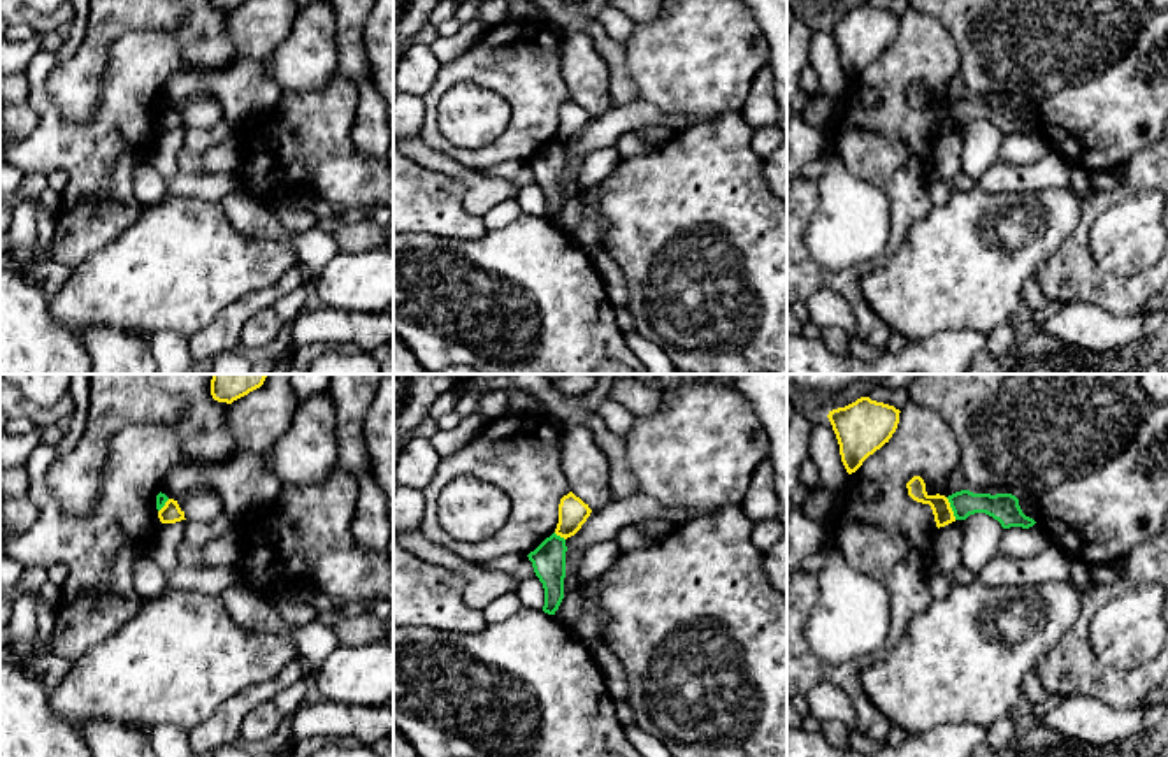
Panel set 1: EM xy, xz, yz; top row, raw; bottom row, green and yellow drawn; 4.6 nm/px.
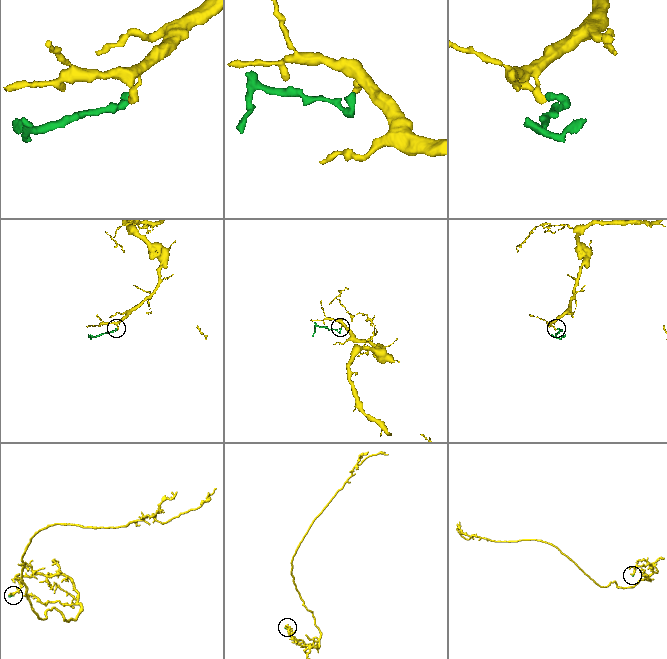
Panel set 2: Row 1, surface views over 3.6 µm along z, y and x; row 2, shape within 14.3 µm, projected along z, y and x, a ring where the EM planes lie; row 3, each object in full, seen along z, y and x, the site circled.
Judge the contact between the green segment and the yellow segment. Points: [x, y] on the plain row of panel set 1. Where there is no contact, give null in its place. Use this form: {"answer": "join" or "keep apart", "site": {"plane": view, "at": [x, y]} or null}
{"answer": "keep apart", "site": {"plane": "yz", "at": [951, 113]}}

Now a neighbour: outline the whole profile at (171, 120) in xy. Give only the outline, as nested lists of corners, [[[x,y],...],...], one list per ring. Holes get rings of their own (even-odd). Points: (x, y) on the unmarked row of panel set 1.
[[[169,105],[165,112],[158,118],[158,125],[162,130],[176,130],[184,125],[184,118],[179,114],[177,107]]]

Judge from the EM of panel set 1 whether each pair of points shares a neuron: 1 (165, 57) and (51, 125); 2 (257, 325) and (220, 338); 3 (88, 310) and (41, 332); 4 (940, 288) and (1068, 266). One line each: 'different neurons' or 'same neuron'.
1: same neuron
2: different neurons
3: different neurons
4: different neurons

